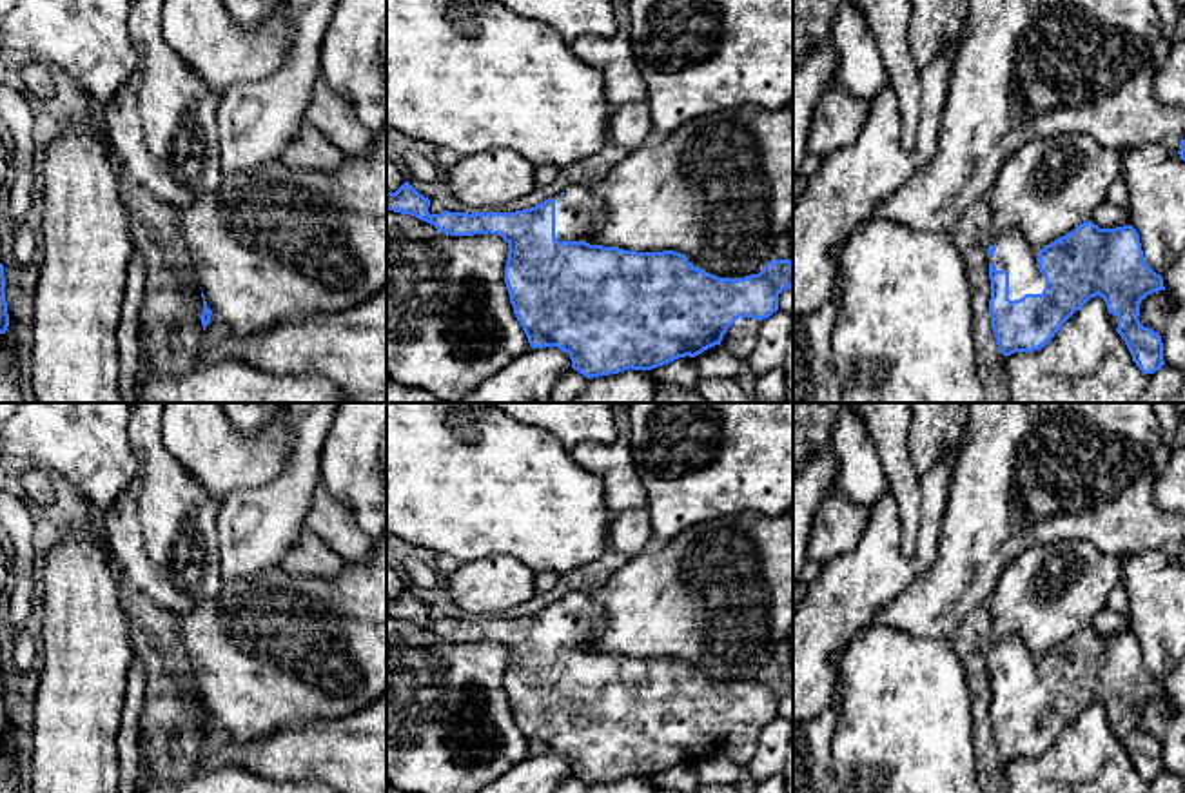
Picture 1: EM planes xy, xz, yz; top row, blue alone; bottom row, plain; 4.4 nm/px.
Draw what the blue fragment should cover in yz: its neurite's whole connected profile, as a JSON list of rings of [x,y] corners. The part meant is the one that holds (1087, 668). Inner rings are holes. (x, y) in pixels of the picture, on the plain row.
[[[1089,626],[1043,655],[1029,651],[1018,635],[1007,635],[993,644],[987,670],[991,733],[1005,764],[1045,753],[1076,717],[1100,702],[1109,720],[1118,722],[1116,739],[1136,773],[1143,780],[1154,780],[1165,771],[1161,742],[1138,726],[1140,710],[1149,700],[1165,697],[1163,684],[1145,670],[1140,641],[1132,631],[1100,635]]]

